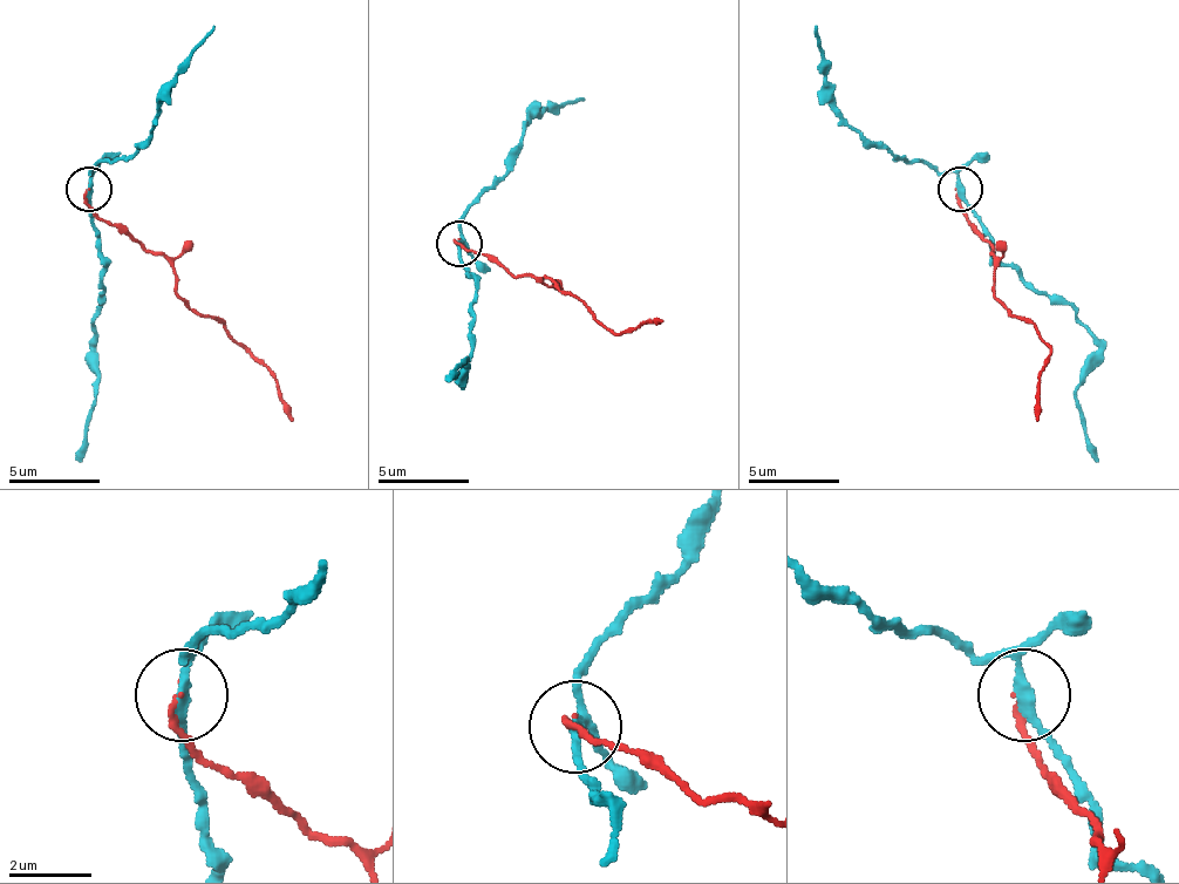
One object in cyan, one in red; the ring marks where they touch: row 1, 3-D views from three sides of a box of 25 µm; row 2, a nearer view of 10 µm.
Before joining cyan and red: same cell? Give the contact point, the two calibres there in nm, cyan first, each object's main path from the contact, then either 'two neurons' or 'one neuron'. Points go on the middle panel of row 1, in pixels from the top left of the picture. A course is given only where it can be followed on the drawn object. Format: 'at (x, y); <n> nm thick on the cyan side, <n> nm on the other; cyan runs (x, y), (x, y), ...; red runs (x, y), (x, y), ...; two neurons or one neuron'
at (458, 244); 180 nm thick on the cyan side, 120 nm on the other; cyan runs (459, 244), (474, 280), (474, 340), (464, 381), (464, 358), (445, 381); red runs (459, 240), (455, 240), (474, 253), (491, 253), (515, 277), (546, 277), (619, 335), (641, 321), (663, 321); two neurons

